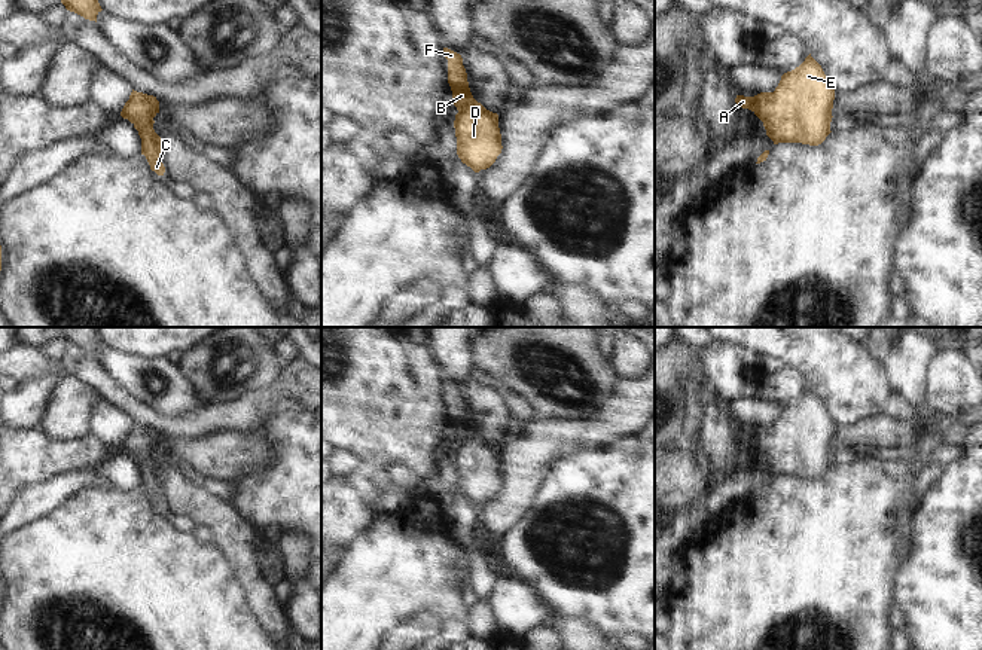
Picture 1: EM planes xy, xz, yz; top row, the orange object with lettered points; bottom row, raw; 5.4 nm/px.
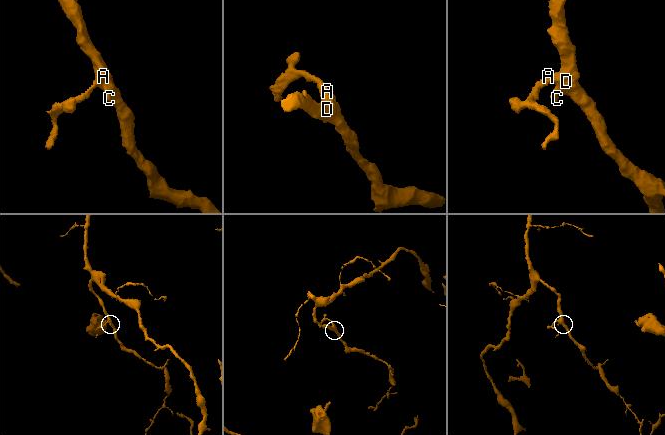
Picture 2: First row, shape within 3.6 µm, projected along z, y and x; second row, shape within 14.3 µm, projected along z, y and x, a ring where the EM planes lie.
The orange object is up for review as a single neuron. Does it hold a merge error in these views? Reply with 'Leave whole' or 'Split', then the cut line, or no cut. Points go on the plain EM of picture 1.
Leave whole. No split.

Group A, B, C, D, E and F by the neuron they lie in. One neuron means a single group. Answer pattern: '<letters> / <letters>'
A B C D E F

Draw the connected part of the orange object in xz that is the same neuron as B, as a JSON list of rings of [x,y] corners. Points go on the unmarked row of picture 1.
[[[443,381],[442,388],[448,393],[448,416],[458,443],[454,454],[457,488],[479,506],[490,501],[501,486],[498,448],[473,431],[461,388],[448,381]]]

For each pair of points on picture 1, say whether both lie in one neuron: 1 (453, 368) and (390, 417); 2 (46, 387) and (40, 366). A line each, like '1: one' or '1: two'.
1: two
2: two

